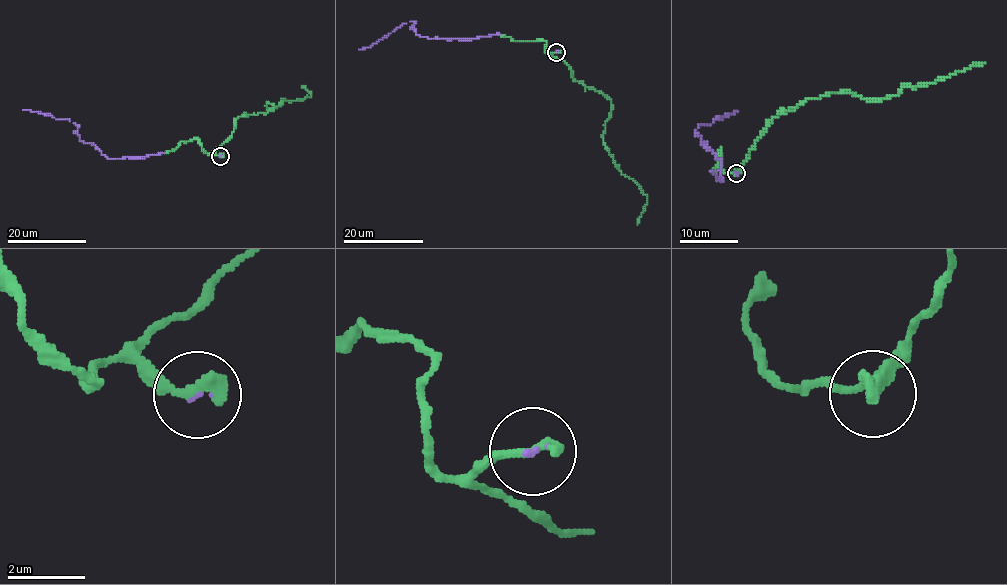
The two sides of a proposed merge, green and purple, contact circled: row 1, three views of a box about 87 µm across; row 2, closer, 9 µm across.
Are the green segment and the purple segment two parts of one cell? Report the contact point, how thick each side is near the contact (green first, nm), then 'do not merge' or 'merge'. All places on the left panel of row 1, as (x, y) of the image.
at (220, 156); 400 nm thick on the green side, 70 nm on the other; merge

